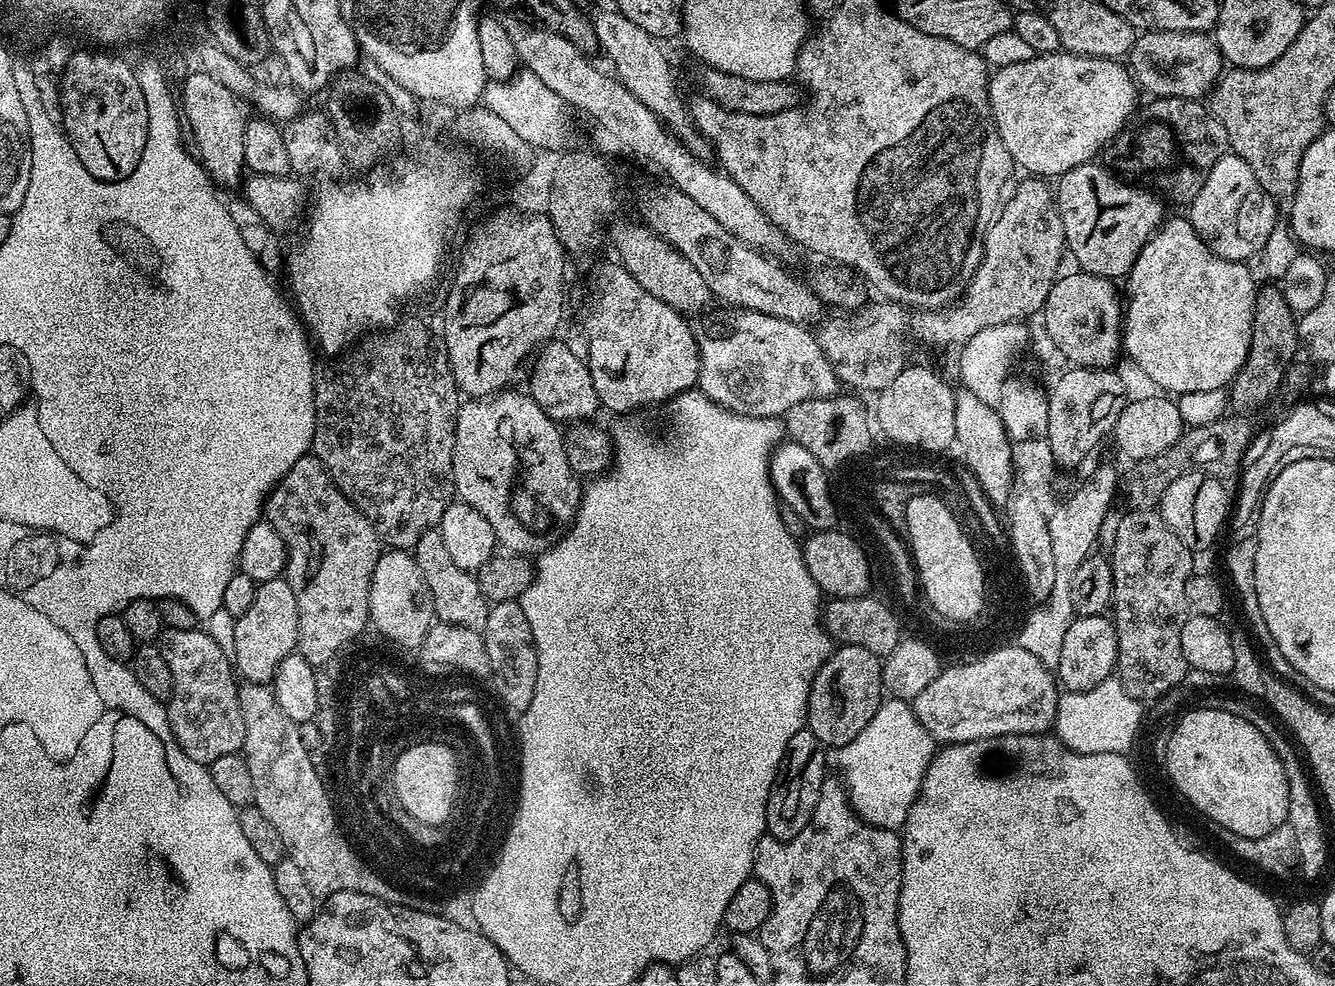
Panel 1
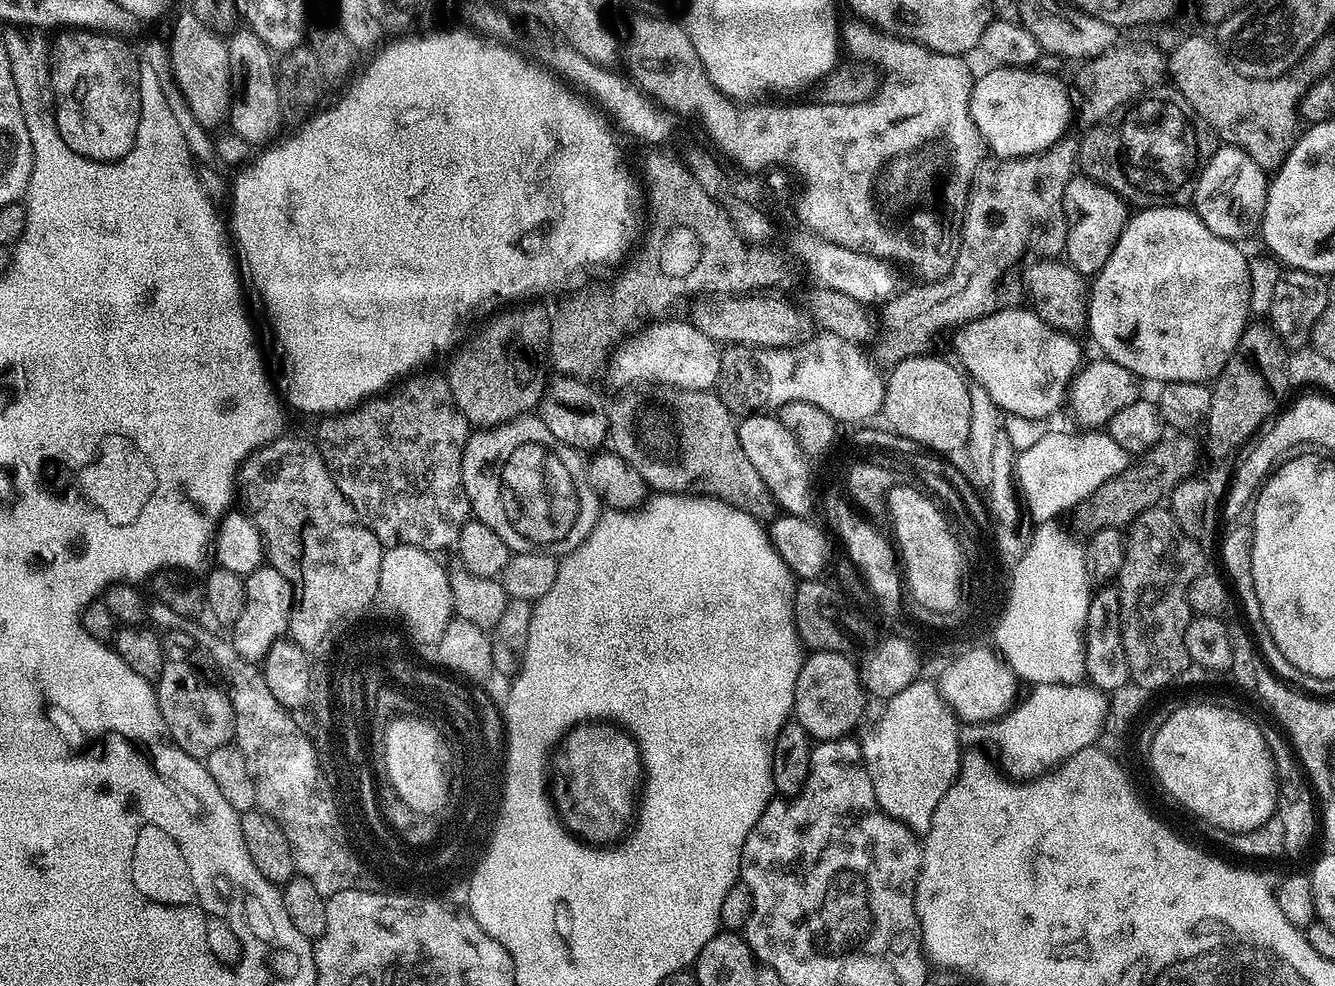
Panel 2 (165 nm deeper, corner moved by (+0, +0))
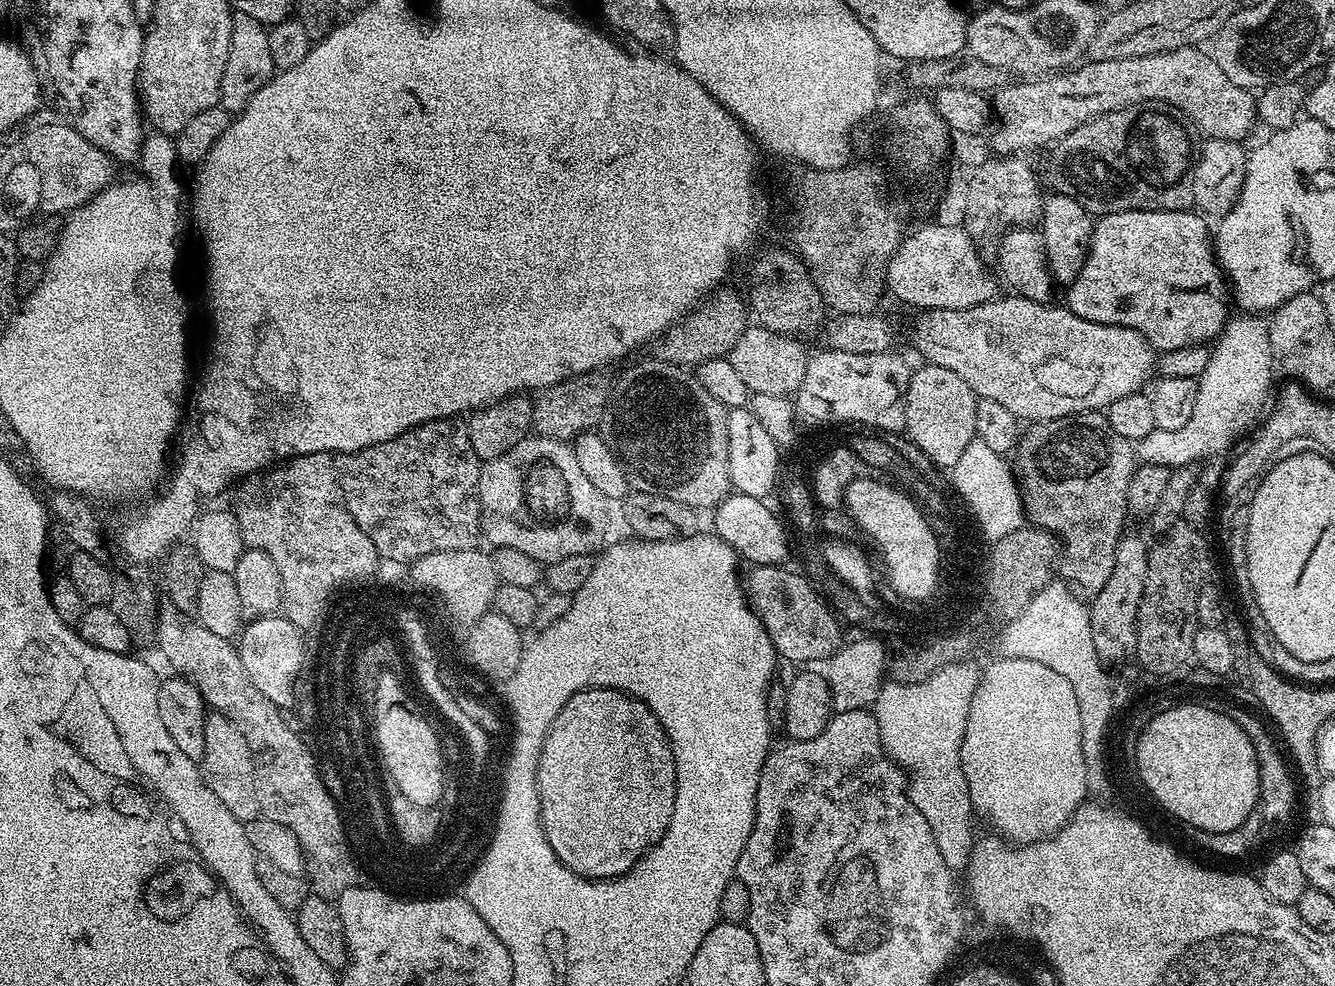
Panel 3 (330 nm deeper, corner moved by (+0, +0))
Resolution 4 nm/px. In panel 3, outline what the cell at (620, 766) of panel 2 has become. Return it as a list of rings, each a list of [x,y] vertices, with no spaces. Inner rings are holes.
[[[584,688],[558,710],[550,730],[540,747],[538,770],[538,802],[540,803],[540,824],[546,834],[546,842],[550,842],[550,850],[560,859],[576,876],[585,876],[587,880],[613,880],[616,876],[625,876],[648,849],[652,848],[666,834],[670,826],[670,814],[674,814],[674,798],[676,797],[676,763],[672,753],[672,744],[668,735],[658,722],[658,718],[640,700],[619,692],[617,688]]]

